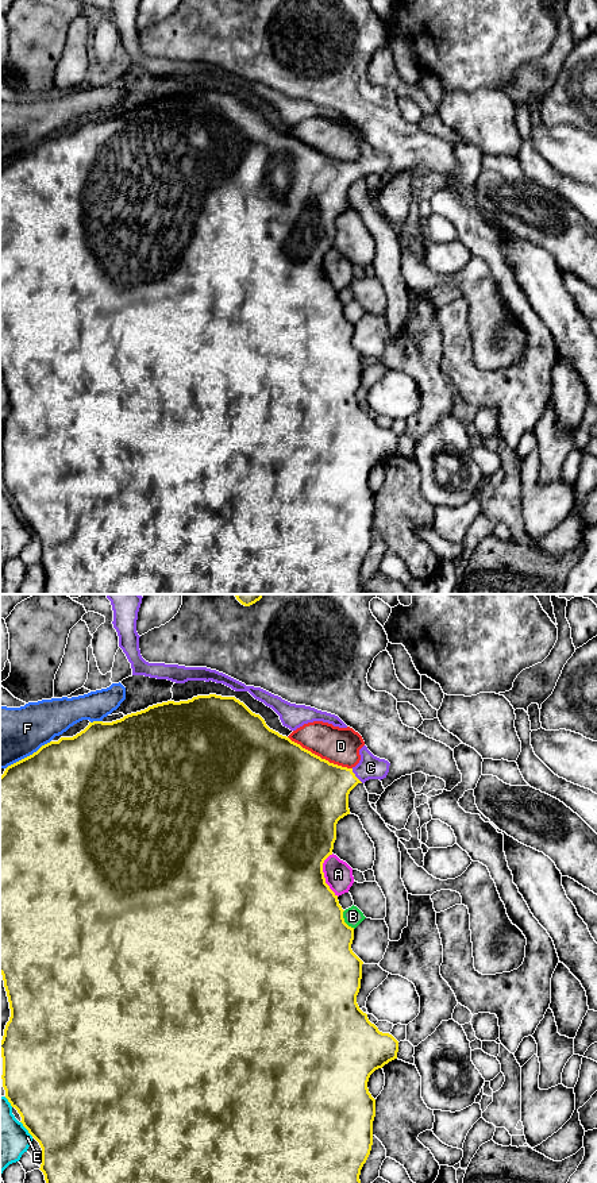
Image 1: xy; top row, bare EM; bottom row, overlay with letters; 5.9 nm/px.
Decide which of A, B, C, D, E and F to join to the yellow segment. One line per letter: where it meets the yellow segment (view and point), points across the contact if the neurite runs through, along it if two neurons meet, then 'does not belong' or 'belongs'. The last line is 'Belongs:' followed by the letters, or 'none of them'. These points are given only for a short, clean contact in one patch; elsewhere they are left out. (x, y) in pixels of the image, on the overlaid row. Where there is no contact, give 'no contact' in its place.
A: meets yellow in xy at (323, 875); does not belong
B: meets yellow in xy at (343, 921); does not belong
C: meets yellow in xy at (354, 775); runs through xy (316, 792), (320, 787), (354, 775), (370, 767); belongs
D: meets yellow in xy at (319, 756); does not belong
E: meets yellow in xy at (26, 1128); does not belong
F: meets yellow in xy at (27, 756); does not belong
Belongs: C

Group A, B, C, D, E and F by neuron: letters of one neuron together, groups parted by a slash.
A / B / C / D / E / F

